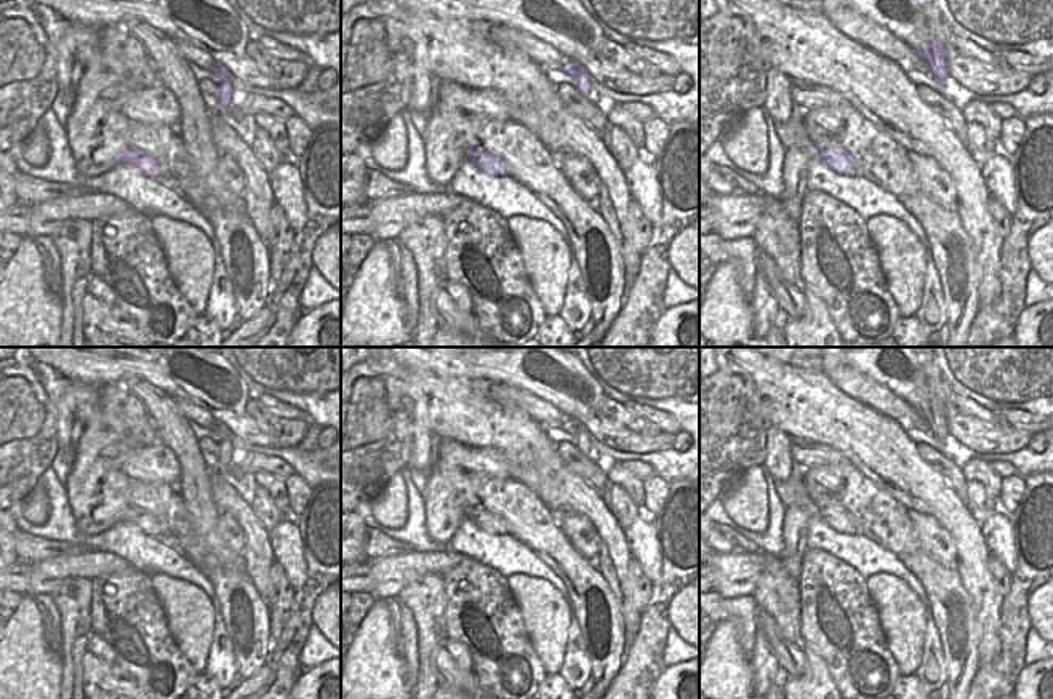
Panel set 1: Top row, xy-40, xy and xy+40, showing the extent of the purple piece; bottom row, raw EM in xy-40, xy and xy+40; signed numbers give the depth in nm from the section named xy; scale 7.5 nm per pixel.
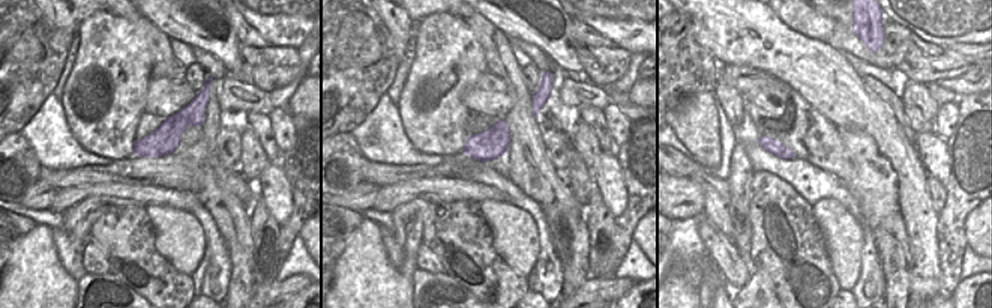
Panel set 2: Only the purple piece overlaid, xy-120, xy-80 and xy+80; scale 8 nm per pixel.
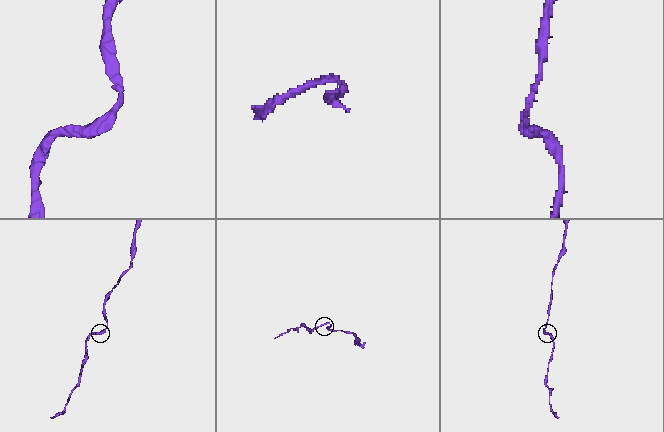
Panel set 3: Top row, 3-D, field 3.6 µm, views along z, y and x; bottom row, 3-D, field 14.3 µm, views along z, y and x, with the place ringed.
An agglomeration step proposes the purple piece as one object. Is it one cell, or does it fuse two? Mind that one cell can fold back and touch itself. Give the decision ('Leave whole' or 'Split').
Leave whole

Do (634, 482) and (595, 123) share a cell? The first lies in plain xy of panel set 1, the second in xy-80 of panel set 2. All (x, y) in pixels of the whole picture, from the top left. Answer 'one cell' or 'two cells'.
one cell

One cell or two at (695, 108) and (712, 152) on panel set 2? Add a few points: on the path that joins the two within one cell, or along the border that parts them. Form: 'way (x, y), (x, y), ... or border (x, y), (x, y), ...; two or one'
way (695, 119), (703, 141); one

